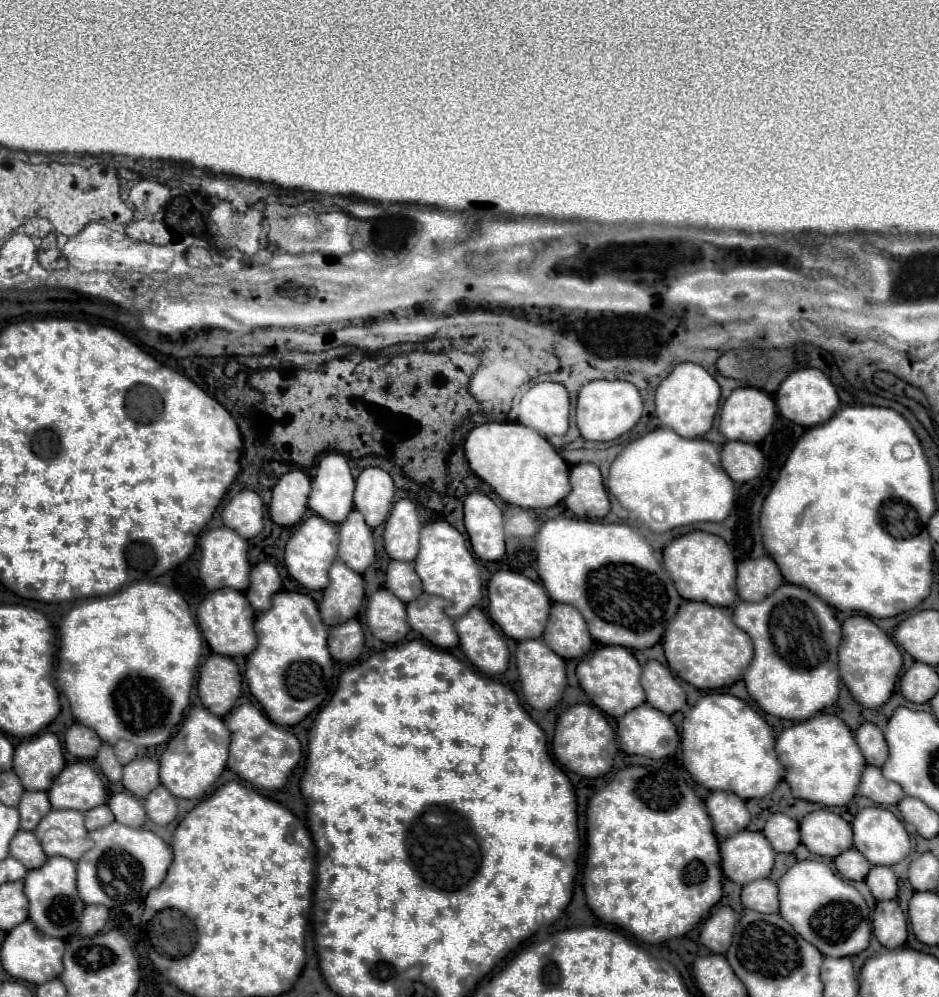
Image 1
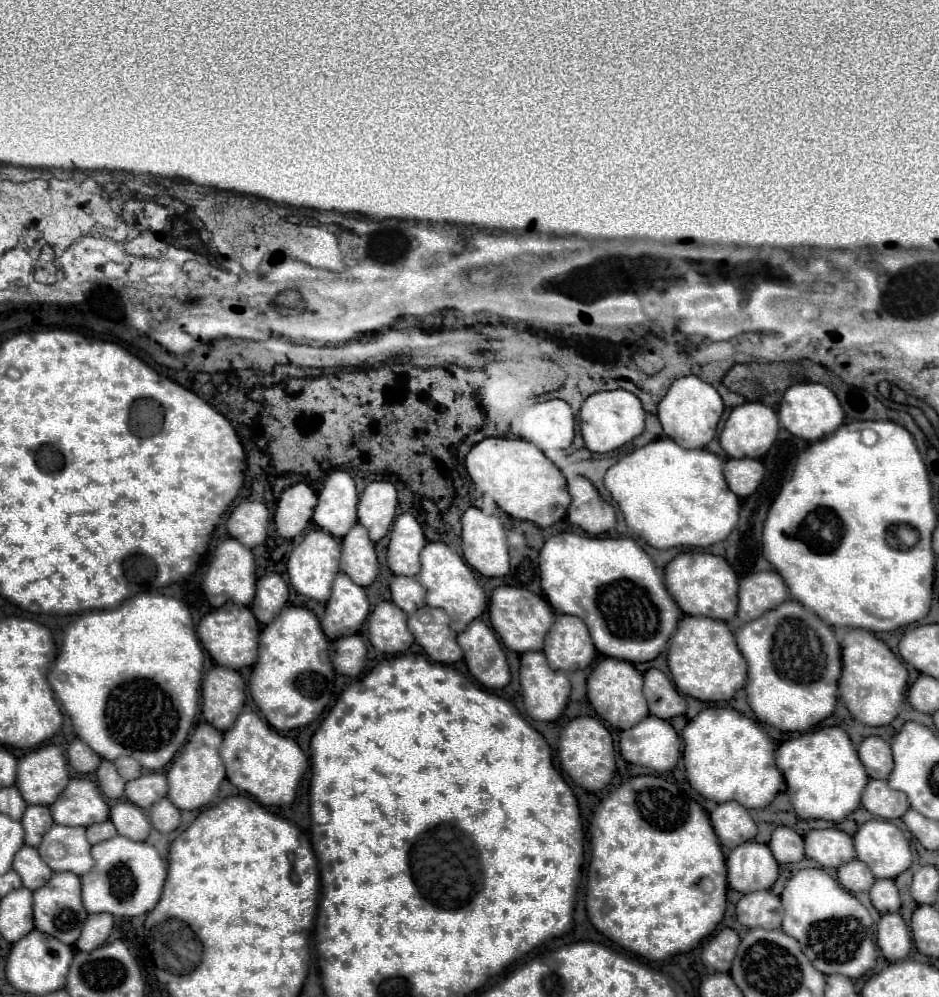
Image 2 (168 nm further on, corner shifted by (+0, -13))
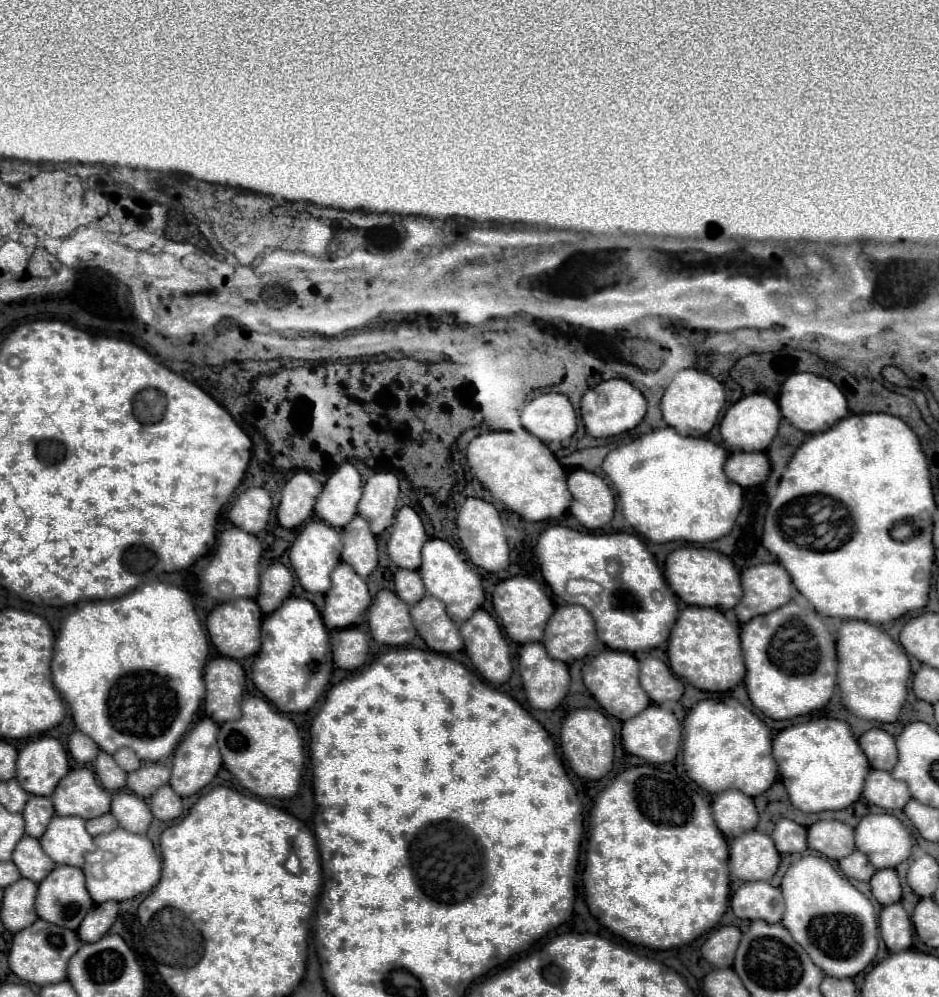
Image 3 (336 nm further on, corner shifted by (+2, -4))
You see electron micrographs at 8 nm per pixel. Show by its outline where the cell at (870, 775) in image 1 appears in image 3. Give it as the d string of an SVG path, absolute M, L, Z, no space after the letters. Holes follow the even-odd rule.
M872 770L866 778L862 796L884 810L898 810L904 808L904 804L910 800L910 790L906 782L894 780L890 772L878 772Z

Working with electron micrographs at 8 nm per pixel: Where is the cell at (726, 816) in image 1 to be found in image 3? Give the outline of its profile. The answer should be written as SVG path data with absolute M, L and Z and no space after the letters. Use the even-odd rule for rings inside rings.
M738 790L720 792L712 800L712 814L716 826L726 838L736 838L742 832L754 830L758 822L758 812L754 800Z

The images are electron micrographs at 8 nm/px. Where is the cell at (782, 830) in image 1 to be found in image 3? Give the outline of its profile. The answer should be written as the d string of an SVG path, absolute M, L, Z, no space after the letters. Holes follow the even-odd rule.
M788 818L778 820L778 824L772 832L772 840L780 854L796 854L796 852L804 852L808 848L806 828Z

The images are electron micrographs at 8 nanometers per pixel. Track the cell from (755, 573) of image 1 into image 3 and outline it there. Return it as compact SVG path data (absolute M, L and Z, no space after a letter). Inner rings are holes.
M779 561L760 563L741 571L742 600L734 608L740 624L772 612L792 598L792 580Z

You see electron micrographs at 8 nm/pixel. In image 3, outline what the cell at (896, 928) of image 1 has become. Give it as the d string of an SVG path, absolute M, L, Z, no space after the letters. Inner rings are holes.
M900 902L882 908L880 934L890 952L902 952L912 946L912 924Z

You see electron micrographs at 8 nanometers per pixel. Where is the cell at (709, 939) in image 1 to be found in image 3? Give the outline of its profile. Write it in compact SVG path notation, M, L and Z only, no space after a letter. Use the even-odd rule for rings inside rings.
M720 926L714 932L710 932L700 952L706 962L718 968L730 968L734 962L738 940L740 940L740 930L736 926Z

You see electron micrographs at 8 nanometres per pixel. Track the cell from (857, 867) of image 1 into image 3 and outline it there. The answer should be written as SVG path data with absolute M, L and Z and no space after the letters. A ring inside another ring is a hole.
M854 850L850 856L842 858L840 860L840 870L848 876L848 878L854 878L854 880L862 880L862 882L868 882L870 876L874 876L876 868L866 860L866 856L862 856L862 852Z

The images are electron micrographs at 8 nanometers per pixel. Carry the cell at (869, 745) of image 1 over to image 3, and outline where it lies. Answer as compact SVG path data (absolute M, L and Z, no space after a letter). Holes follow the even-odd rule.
M872 728L872 730L864 732L858 742L860 742L862 752L870 760L872 768L878 768L878 770L894 768L896 758L898 758L894 736L890 736L888 732L884 732L880 728Z

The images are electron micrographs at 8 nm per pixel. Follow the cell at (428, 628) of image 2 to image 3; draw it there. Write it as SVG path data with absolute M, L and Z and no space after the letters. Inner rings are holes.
M424 596L418 604L410 606L410 616L412 624L418 630L418 636L426 642L430 650L440 654L454 654L464 648L458 626L448 618L442 600Z

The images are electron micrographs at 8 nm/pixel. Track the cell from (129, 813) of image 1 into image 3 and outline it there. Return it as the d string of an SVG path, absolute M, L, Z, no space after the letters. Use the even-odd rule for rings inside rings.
M116 792L112 794L112 816L116 818L120 828L126 828L134 834L144 834L150 826L152 814L148 810L148 804L134 796L132 792Z

